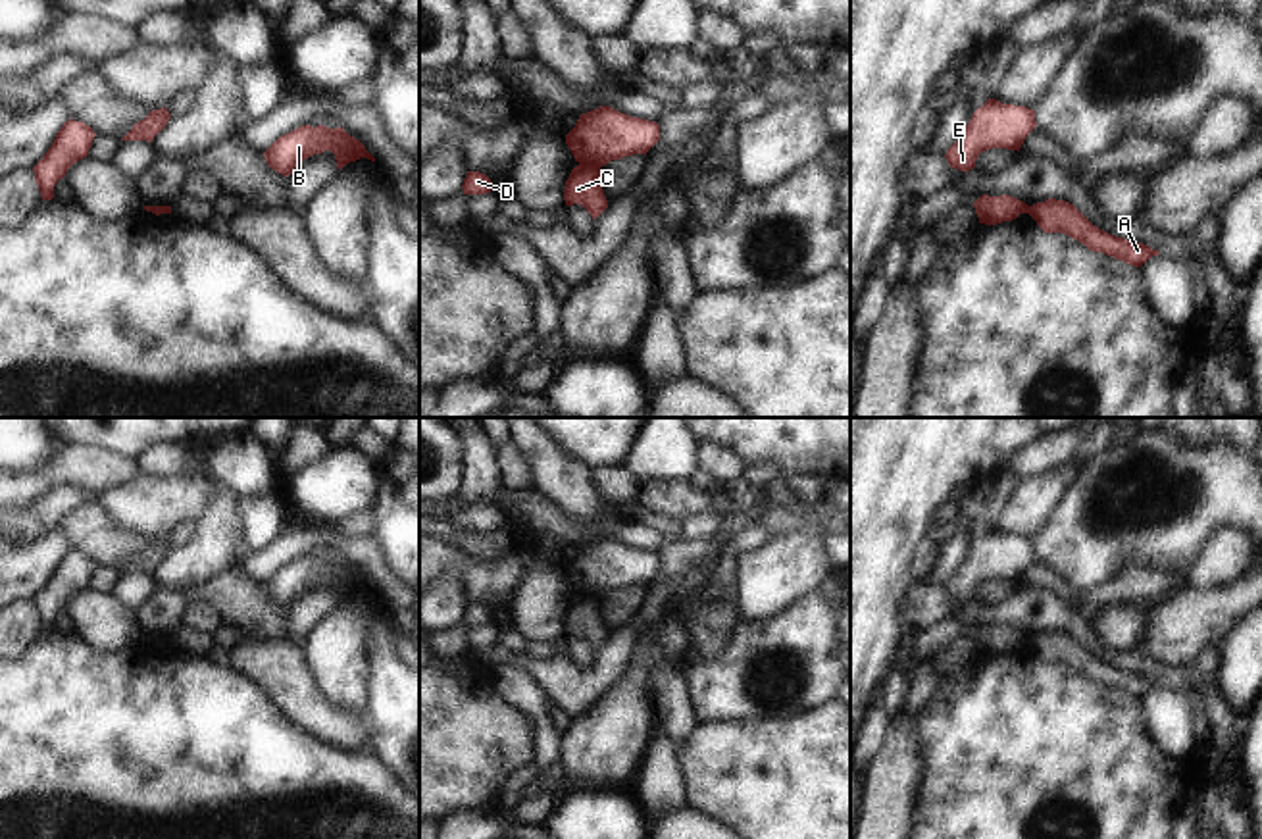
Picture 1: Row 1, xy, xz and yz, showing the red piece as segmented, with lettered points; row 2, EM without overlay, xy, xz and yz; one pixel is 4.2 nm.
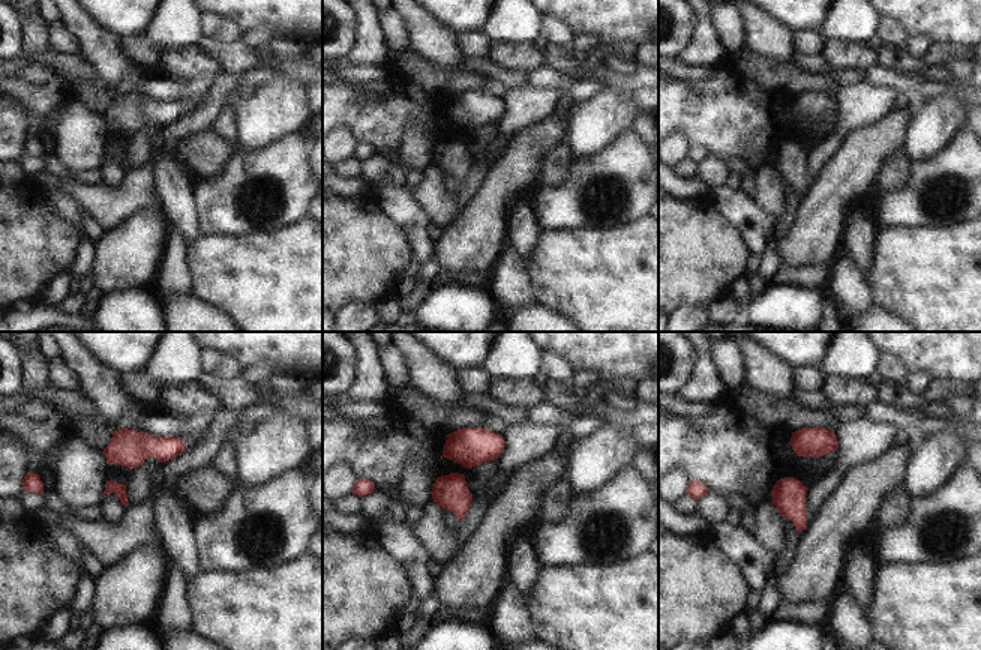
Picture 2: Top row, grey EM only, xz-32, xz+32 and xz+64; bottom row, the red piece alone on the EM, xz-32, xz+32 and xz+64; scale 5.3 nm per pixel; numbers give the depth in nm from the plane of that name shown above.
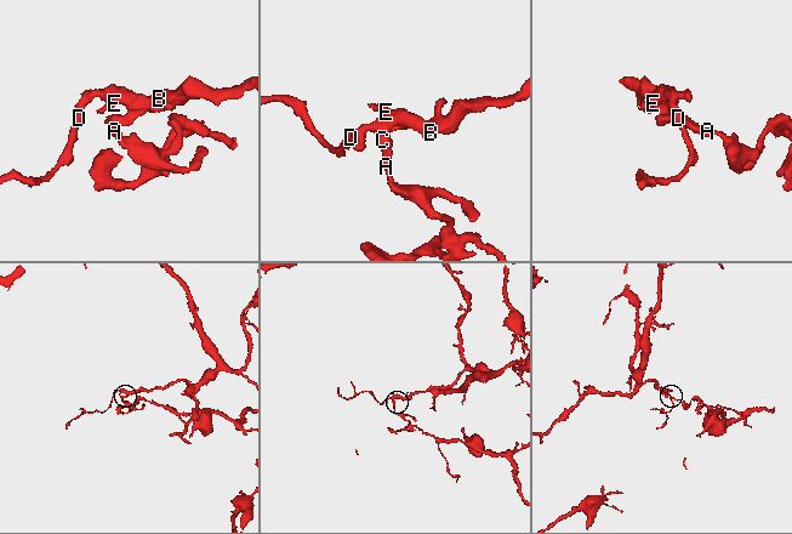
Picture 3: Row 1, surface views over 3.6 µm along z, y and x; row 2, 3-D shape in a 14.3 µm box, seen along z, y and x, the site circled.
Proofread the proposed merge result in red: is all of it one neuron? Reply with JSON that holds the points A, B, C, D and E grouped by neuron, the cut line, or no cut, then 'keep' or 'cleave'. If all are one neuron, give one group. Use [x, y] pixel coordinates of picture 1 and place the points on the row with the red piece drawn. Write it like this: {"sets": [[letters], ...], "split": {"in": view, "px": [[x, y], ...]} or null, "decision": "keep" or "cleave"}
{"sets": [["A", "C"], ["B", "D", "E"]], "split": {"in": "xz", "px": [[580, 162], [599, 168]]}, "decision": "cleave"}

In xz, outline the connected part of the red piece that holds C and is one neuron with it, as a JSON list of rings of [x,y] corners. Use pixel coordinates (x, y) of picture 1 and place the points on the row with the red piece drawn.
[[[575,165],[566,181],[564,200],[566,206],[581,204],[596,219],[608,208],[600,185],[600,167]]]

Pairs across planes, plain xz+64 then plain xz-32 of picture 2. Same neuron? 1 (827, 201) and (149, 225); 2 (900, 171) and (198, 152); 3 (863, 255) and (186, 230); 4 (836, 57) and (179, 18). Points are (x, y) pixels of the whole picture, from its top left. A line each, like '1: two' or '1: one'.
1: one
2: one
3: one
4: two

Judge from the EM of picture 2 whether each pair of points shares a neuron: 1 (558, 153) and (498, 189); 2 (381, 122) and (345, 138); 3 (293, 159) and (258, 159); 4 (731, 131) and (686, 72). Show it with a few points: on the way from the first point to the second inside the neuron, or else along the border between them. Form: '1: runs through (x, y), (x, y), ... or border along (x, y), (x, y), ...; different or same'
1: border along (563, 140), (549, 146), (540, 156), (536, 183); different
2: border along (338, 126), (347, 126), (357, 141); different
3: runs through (284, 159), (267, 159); same
4: border along (714, 68), (702, 78), (674, 78); different

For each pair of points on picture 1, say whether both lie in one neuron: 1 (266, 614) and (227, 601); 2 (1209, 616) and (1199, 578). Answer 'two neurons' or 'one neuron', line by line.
1: one neuron
2: two neurons

